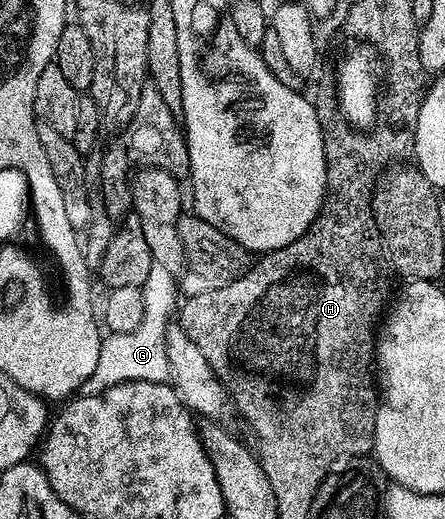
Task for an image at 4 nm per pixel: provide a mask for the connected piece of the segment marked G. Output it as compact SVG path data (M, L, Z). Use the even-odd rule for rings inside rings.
M153 263L143 289L146 314L142 316L142 322L138 322L134 330L114 332L101 339L98 366L94 366L94 374L90 374L88 381L82 385L79 395L100 396L122 382L145 380L162 384L169 379L166 338L178 308L178 280L173 272L166 270L166 266Z

